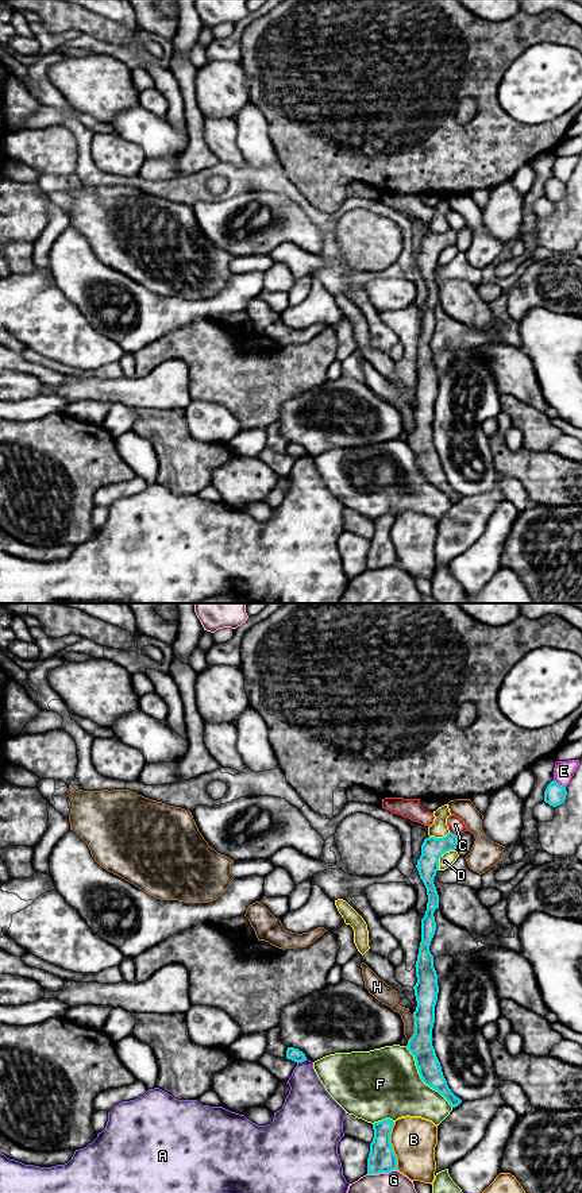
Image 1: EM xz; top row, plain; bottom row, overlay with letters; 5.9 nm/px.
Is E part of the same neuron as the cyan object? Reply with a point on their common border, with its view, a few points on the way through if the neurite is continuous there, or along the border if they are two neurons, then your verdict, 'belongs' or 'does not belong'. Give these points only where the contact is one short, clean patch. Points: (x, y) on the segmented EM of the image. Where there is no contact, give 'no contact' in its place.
meets cyan in xz at (559, 784); does not belong

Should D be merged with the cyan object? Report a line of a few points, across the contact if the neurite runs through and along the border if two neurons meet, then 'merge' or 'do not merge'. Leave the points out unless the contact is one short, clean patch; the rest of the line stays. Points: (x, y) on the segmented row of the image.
xz (454, 849), (447, 850), (439, 858), (438, 869) | do not merge

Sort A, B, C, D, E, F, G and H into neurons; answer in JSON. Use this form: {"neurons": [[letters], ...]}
{"neurons": [["A"], ["B"], ["C"], ["D"], ["E"], ["F"], ["G"], ["H"]]}

